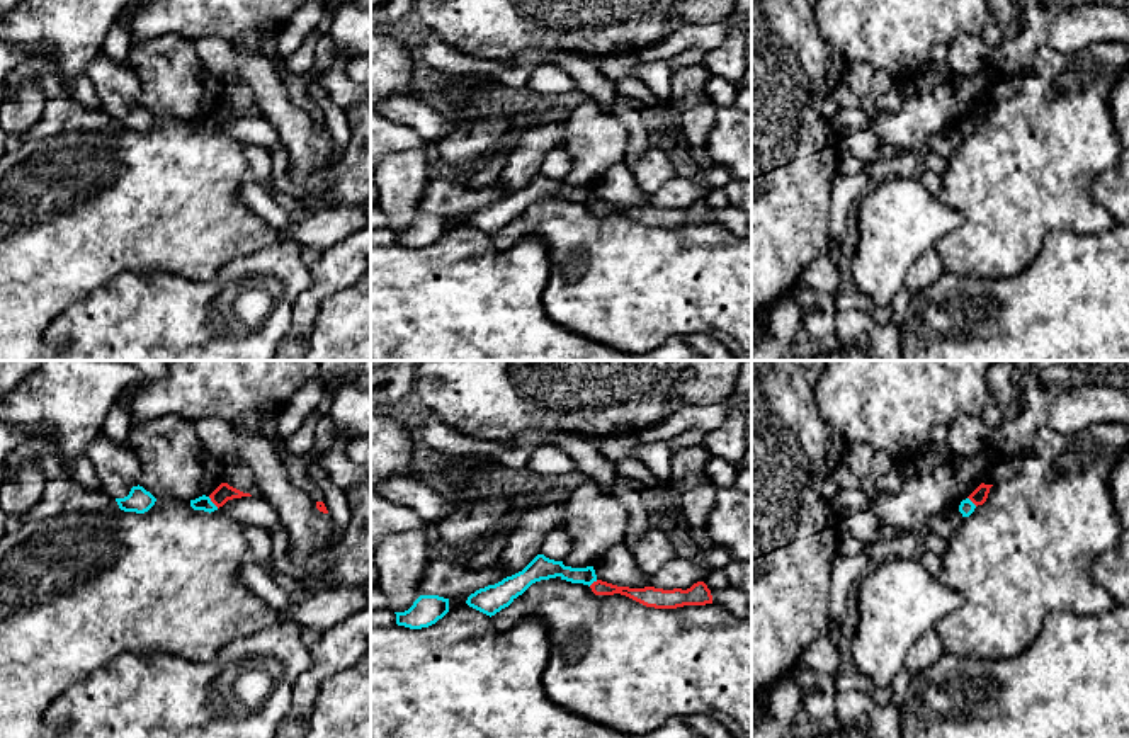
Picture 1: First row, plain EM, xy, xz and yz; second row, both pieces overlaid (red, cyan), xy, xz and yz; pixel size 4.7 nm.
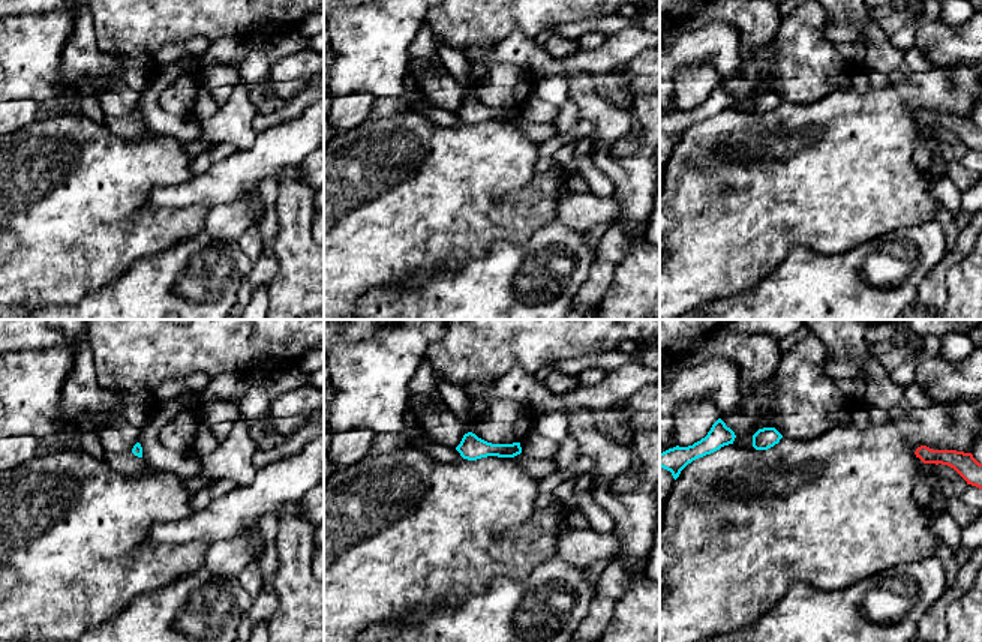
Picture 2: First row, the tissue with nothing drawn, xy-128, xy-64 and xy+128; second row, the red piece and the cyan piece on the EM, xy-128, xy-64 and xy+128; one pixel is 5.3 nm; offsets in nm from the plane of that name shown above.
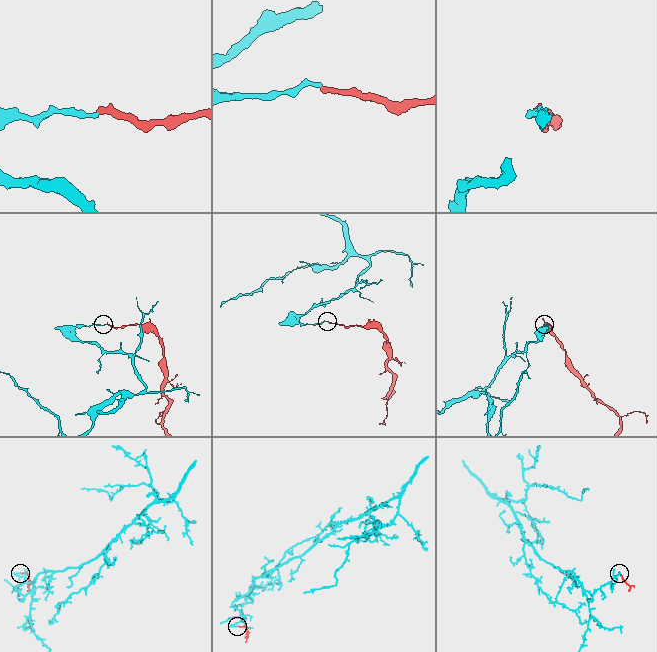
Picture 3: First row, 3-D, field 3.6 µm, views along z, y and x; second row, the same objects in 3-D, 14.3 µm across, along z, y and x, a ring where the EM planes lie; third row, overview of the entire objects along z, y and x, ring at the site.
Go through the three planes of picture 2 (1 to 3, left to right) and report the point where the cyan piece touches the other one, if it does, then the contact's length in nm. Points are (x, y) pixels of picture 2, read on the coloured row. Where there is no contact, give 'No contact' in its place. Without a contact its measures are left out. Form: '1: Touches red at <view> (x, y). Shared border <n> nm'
1: No contact
2: No contact
3: No contact

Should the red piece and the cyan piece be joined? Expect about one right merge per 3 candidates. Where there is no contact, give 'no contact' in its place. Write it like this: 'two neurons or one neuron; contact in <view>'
two neurons; contact in xy

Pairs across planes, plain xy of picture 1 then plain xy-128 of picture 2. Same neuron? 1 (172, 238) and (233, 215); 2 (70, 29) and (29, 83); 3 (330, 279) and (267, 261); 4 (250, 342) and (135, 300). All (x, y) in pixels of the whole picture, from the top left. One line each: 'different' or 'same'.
1: different
2: same
3: same
4: same

